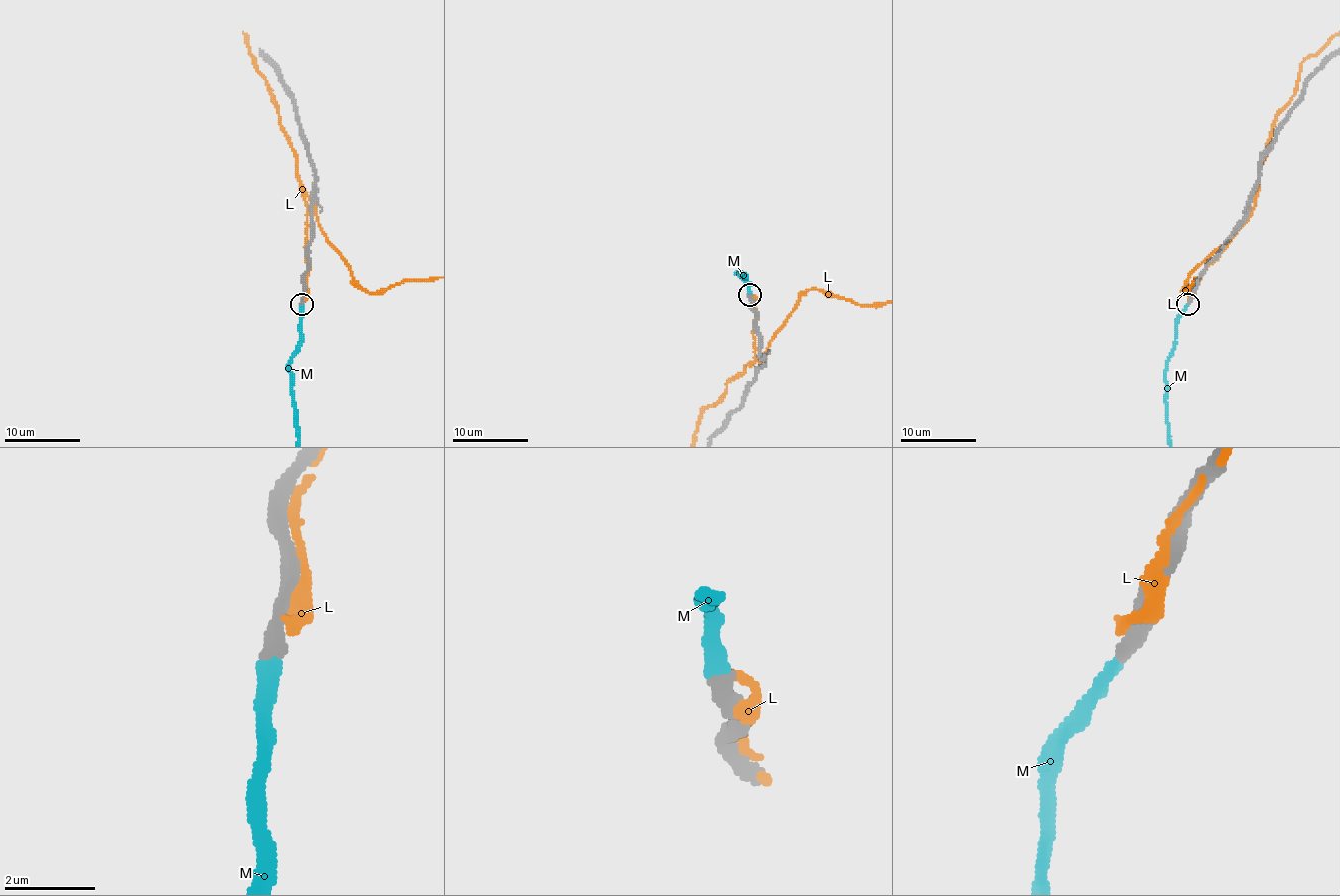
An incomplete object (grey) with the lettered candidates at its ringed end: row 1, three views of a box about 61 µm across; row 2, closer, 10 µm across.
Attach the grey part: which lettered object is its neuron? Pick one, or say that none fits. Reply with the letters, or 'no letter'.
M

